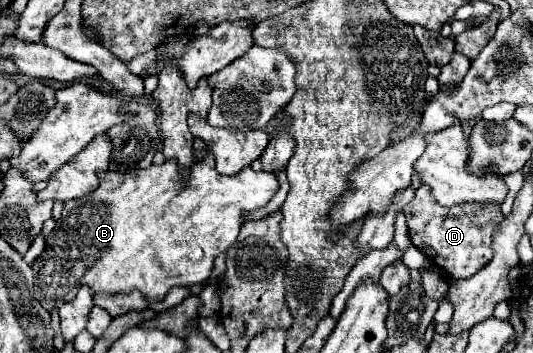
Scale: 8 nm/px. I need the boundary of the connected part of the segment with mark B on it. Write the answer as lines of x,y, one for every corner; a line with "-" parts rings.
207,154
207,158
203,162
195,162
191,166
191,176
189,176
189,182
187,184
183,184
183,180
181,180
181,176
177,172
177,164
173,164
173,160
171,162
165,162
161,166
149,166
149,168
143,168
143,170
135,170
131,174
117,174
117,172
113,172
107,178
101,180
99,188
91,196
83,196
79,200
71,200
71,202
67,202
63,206
63,214
57,220
57,226
45,238
45,250
31,264
31,270
33,270
33,276
35,276
35,298
43,304
43,308
47,308
51,312
51,310
59,308
61,304
71,302
77,296
77,292
79,292
81,286
89,286
93,294
127,294
131,290
139,290
149,300
163,300
173,286
193,286
193,284
207,282
209,280
209,274
213,270
215,256
221,254
221,252
225,252
237,240
243,214
245,212
251,212
251,210
257,210
257,208
263,208
273,198
273,194
277,190
279,190
279,182
277,182
275,174
255,172
251,168
245,168
237,176
219,176
215,172
215,162
213,162
213,156
211,154

